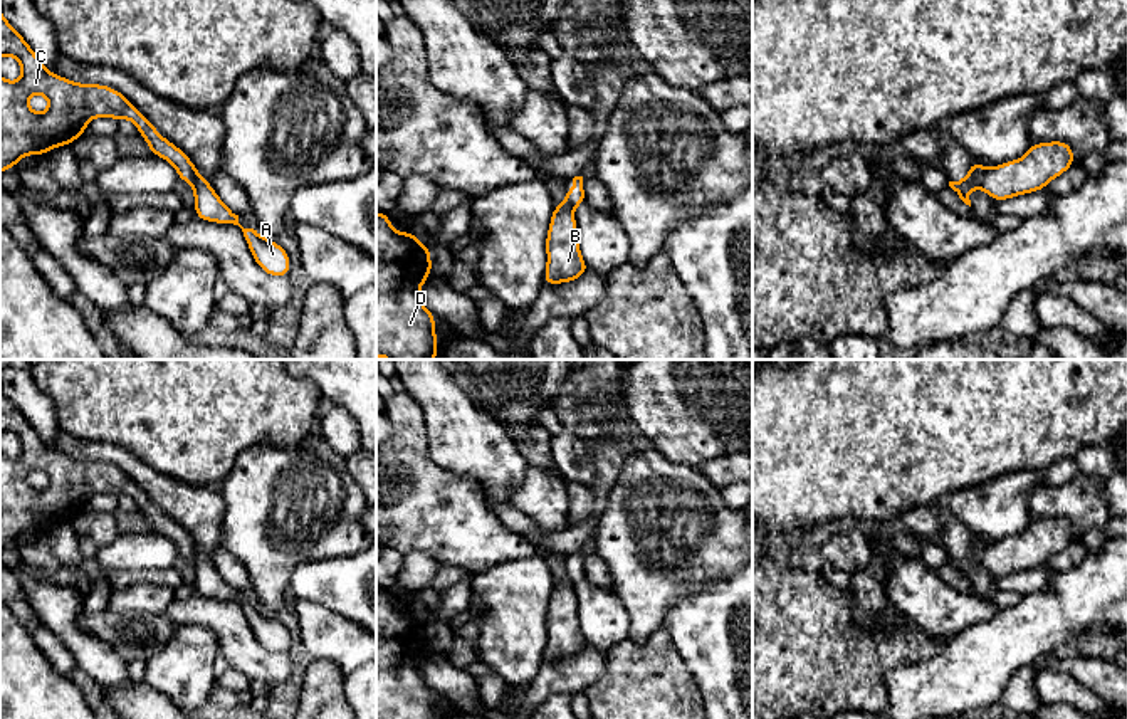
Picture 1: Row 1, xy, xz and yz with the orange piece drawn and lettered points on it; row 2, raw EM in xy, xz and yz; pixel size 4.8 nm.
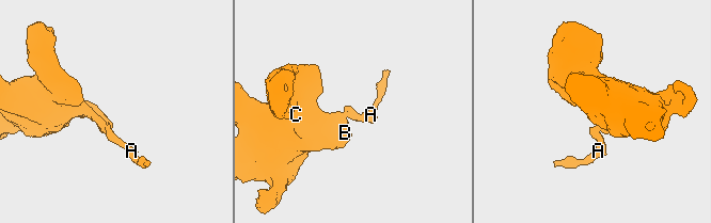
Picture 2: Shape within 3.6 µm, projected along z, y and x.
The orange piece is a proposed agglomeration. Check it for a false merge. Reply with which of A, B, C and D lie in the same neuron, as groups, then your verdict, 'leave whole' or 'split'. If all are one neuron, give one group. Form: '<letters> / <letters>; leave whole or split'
A / B C D; split

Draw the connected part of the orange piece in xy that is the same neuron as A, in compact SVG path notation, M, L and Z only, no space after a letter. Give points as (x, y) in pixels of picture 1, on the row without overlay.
M197 548L191 559L195 569L195 593L205 598L233 600L244 608L257 642L274 653L287 653L291 645L289 630L275 617L262 613L254 605L244 605L235 591L215 569L212 561Z

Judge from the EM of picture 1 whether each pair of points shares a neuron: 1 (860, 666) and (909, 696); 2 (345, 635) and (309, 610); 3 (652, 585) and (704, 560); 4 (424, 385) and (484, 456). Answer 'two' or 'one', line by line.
1: two
2: one
3: one
4: one

